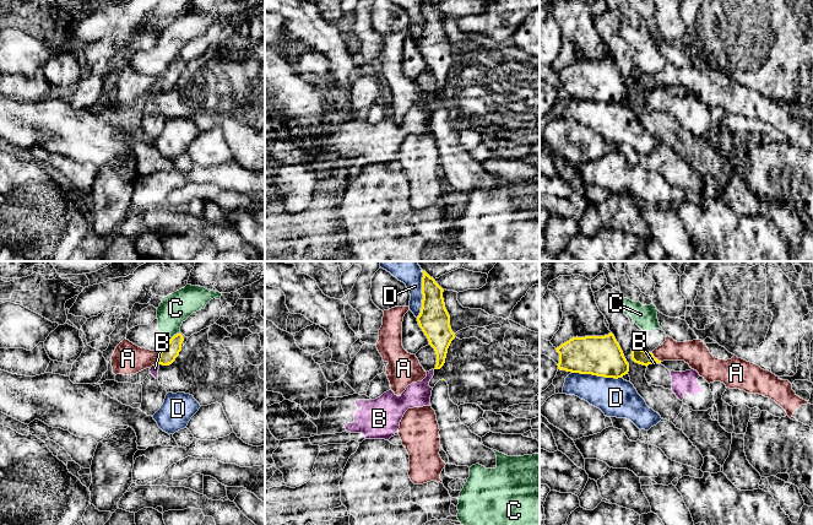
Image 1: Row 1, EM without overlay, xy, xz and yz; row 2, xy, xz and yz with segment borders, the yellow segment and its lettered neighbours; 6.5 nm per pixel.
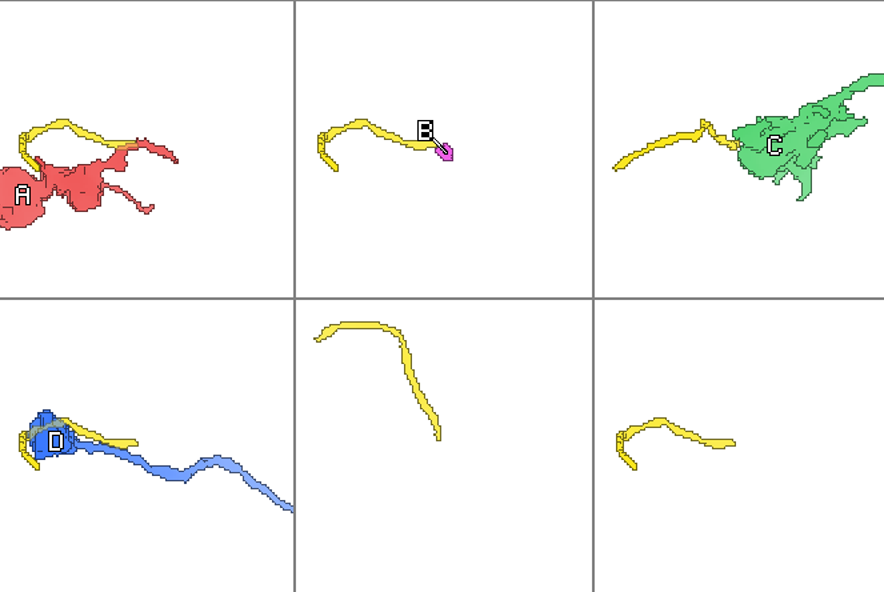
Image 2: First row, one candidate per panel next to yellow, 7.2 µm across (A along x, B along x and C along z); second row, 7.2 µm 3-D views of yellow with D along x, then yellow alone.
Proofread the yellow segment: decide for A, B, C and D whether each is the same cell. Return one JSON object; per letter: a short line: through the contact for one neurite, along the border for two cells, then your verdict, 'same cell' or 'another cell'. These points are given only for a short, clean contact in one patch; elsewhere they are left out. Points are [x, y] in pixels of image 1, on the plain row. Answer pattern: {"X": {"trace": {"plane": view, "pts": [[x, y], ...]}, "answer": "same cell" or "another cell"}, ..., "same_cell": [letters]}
{"A": {"trace": {"plane": "yz", "pts": [[650, 77], [661, 86]]}, "answer": "another cell"}, "B": {"trace": {"plane": "yz", "pts": [[660, 87], [652, 88]]}, "answer": "another cell"}, "C": {"trace": {"plane": "xy", "pts": [[178, 58], [172, 63]]}, "answer": "another cell"}, "D": {"answer": "another cell"}, "same_cell": []}

